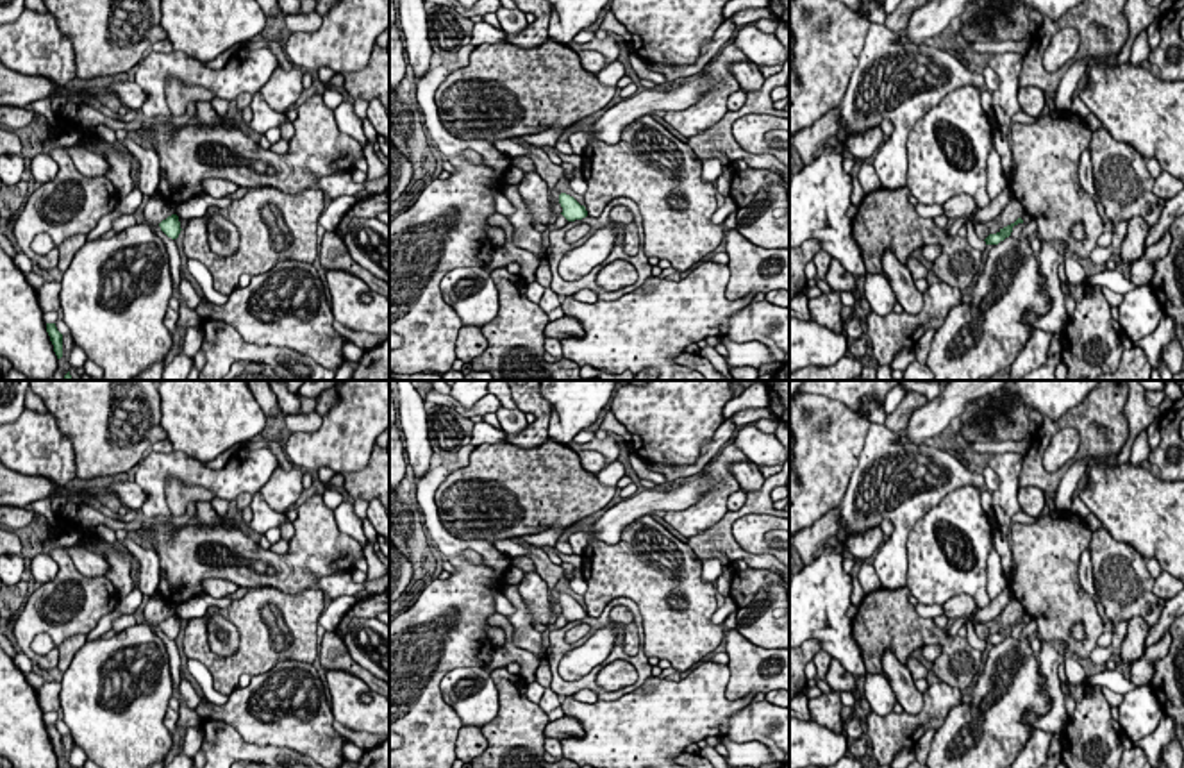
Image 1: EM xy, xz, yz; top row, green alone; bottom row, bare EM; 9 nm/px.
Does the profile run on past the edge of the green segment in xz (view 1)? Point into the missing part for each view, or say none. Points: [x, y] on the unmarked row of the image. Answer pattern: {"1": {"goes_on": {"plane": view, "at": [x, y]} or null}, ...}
{"1": {"goes_on": null}}

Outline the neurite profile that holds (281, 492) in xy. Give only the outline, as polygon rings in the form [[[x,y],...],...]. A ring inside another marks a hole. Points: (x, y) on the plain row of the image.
[[[277,466],[270,480],[257,491],[275,513],[286,514],[295,507],[302,493],[302,468],[291,466],[284,470]]]

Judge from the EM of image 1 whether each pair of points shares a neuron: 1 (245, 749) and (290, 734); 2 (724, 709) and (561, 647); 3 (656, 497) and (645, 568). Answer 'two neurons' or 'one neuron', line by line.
1: two neurons
2: two neurons
3: two neurons

